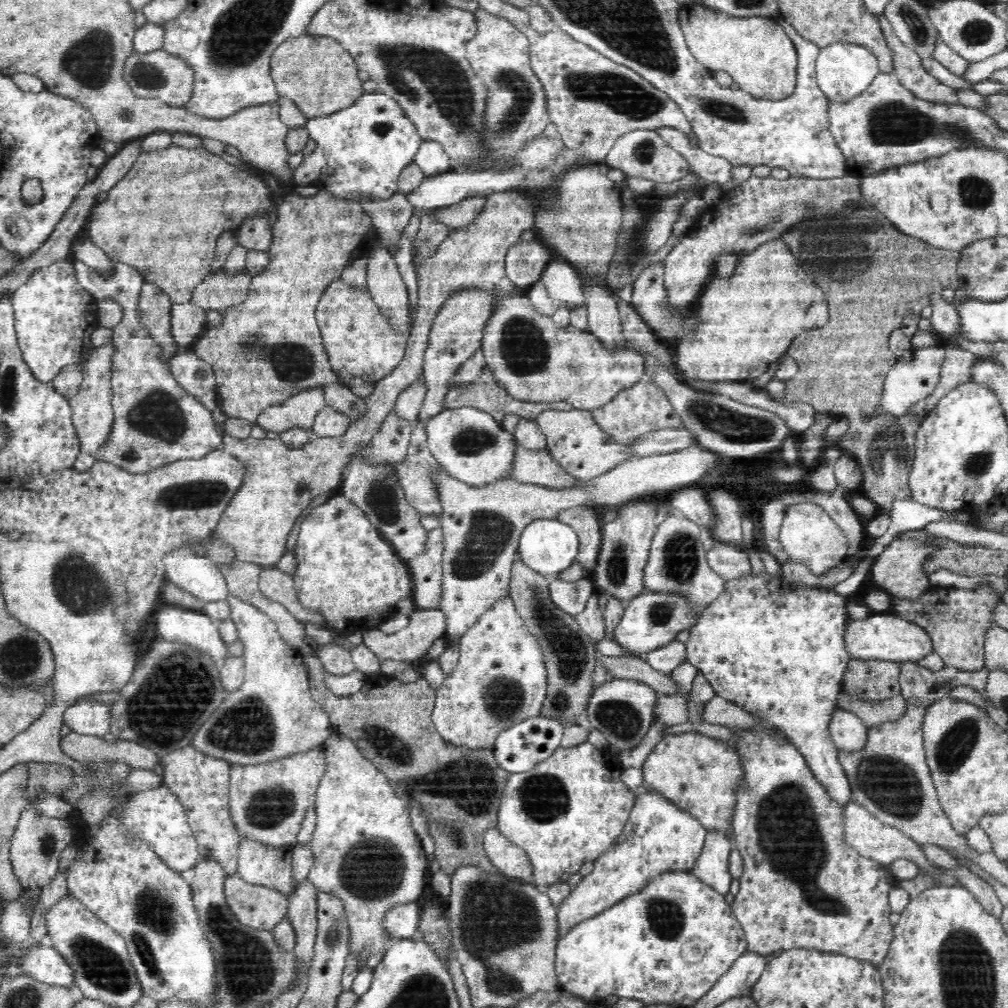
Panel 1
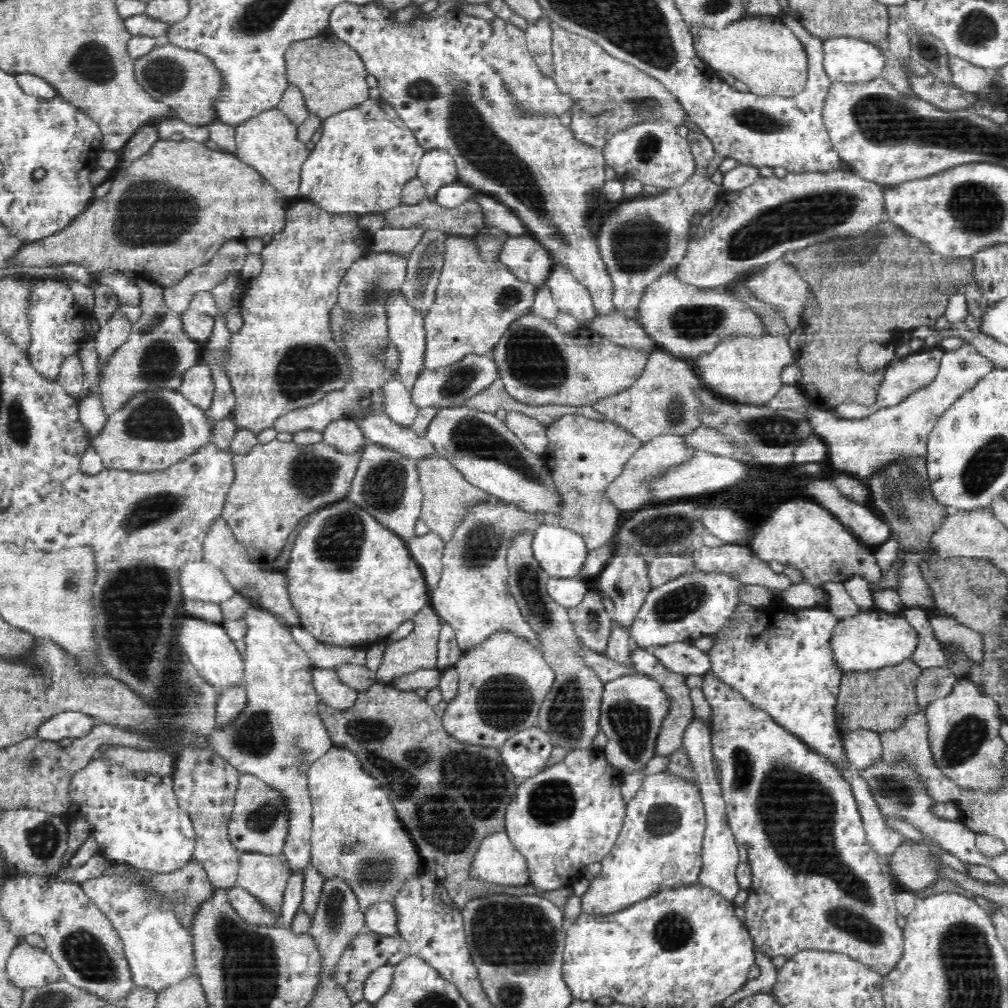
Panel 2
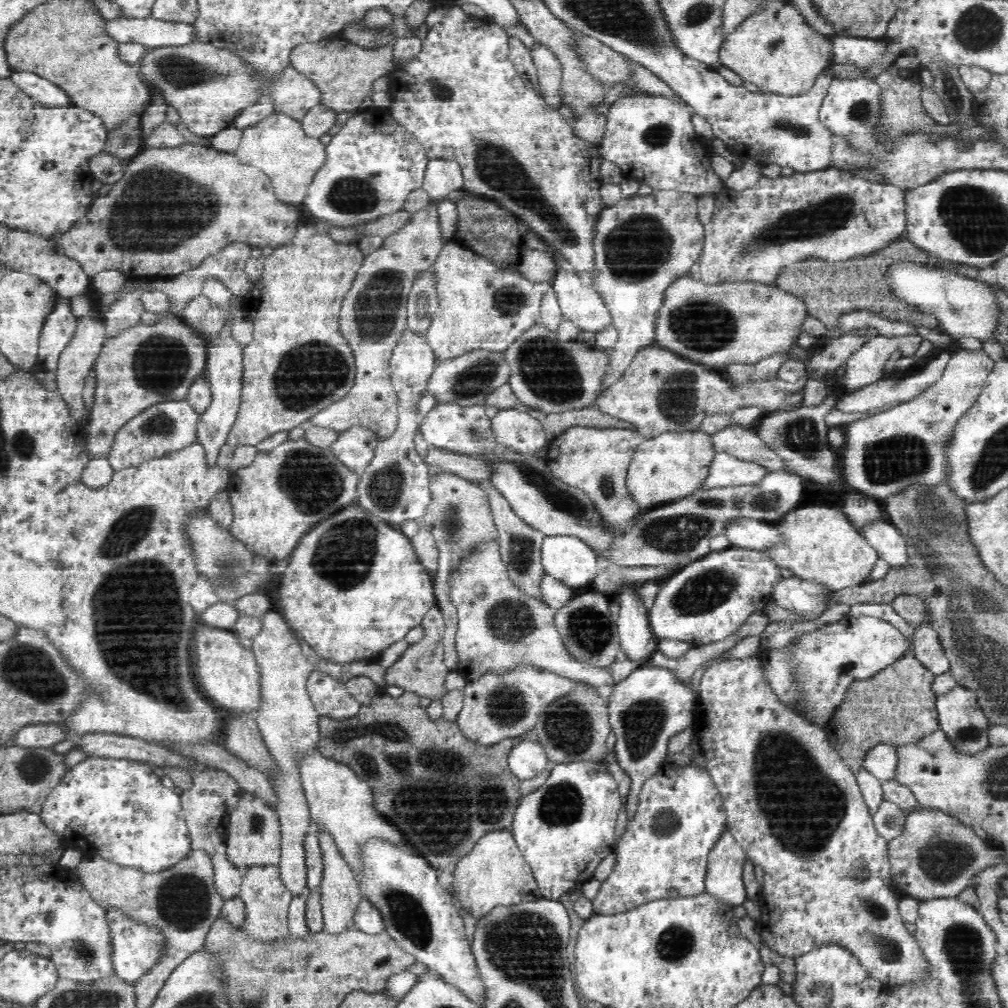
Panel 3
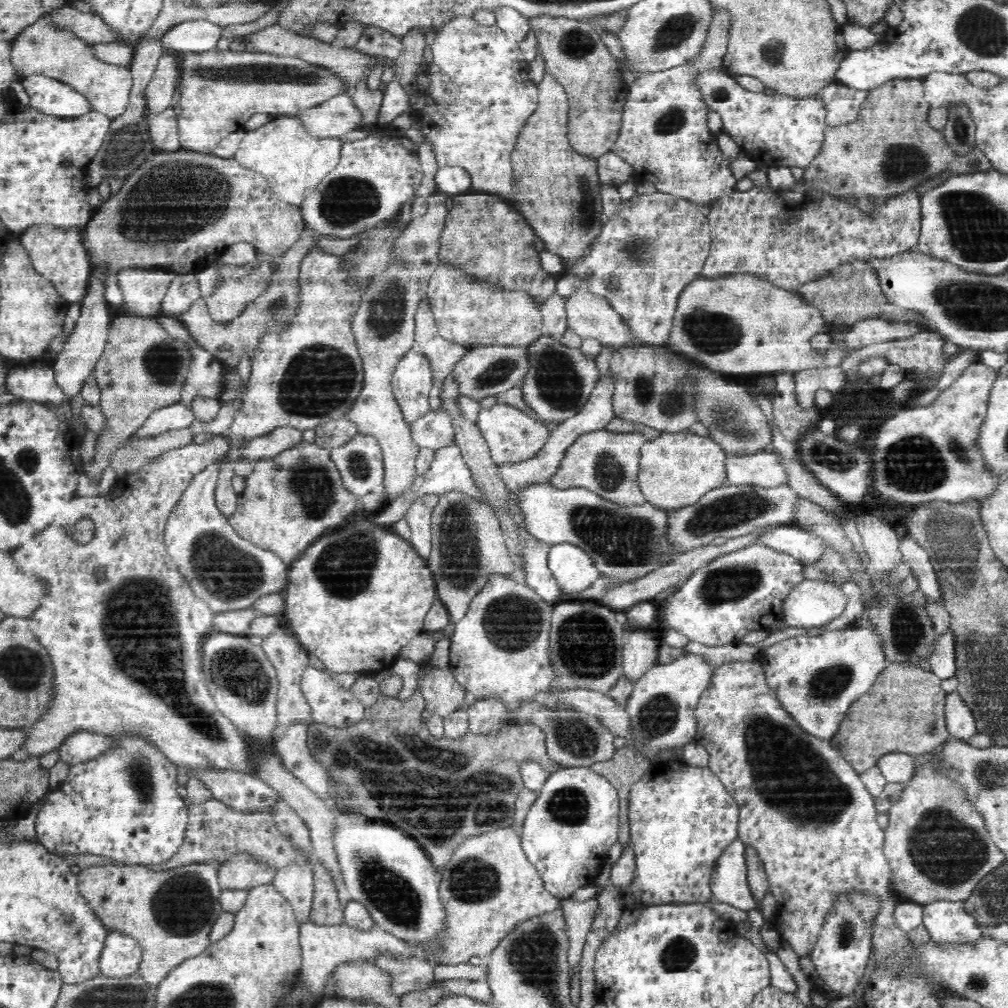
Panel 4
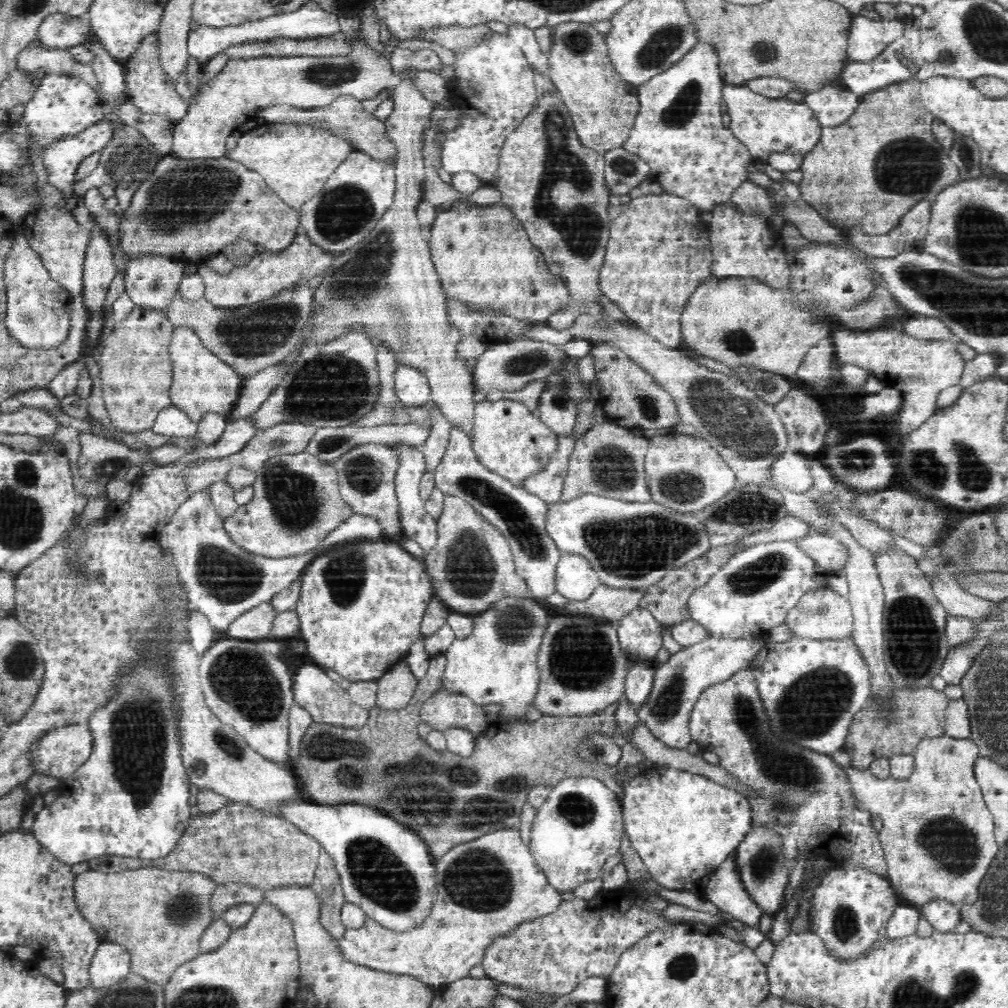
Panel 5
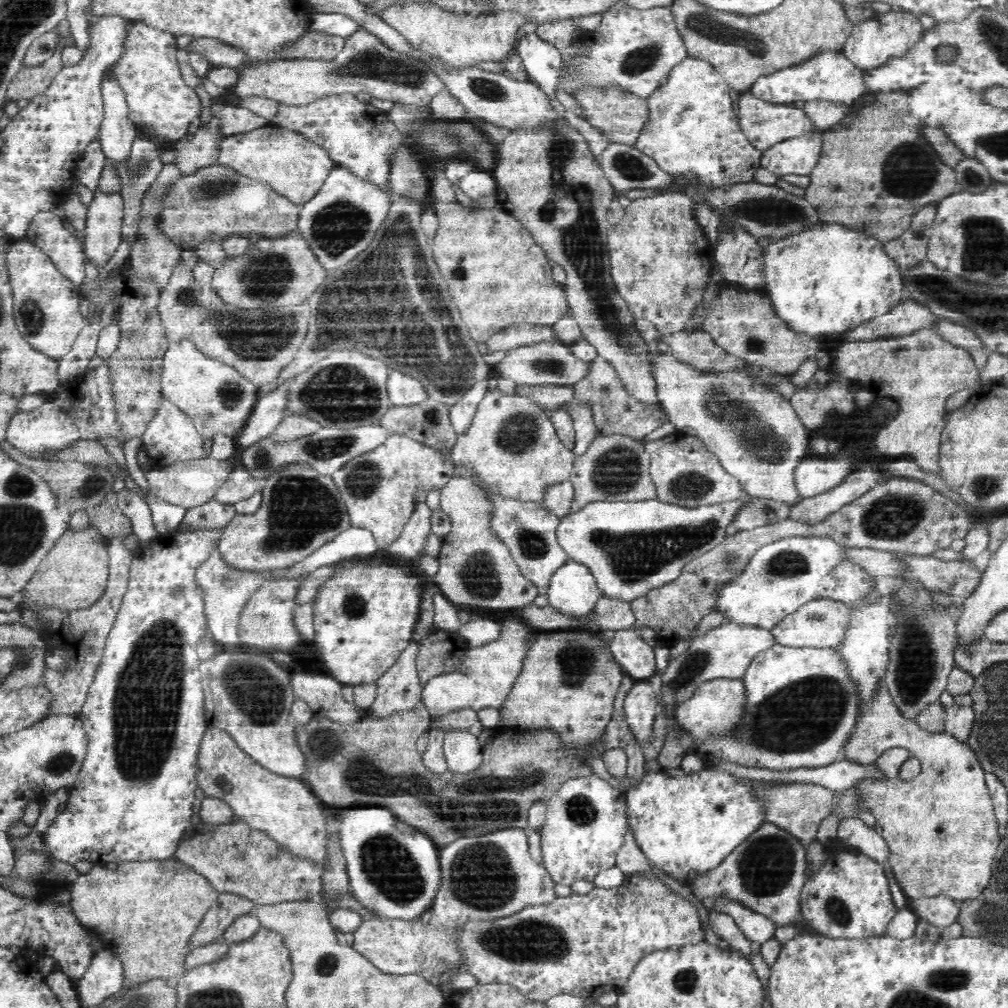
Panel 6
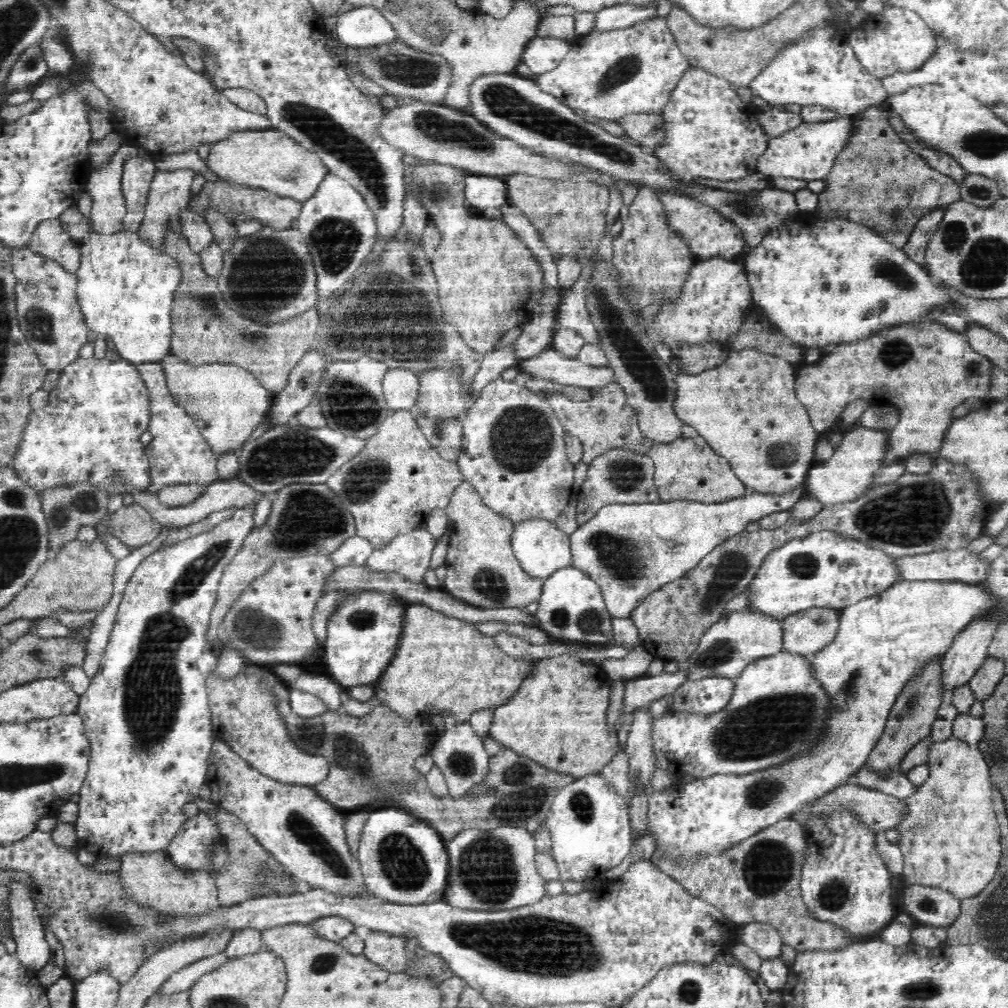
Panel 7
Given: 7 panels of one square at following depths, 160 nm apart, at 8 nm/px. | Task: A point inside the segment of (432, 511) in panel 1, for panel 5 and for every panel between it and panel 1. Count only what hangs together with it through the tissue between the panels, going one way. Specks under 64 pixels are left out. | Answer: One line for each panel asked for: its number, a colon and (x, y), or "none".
2: (448, 496)
3: (459, 518)
4: (468, 544)
5: (472, 568)

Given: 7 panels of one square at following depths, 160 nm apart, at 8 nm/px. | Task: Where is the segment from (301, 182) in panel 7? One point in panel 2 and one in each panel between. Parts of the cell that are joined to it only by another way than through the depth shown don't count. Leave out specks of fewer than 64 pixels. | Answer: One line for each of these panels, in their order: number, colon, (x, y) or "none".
2: (269, 142)
3: (279, 146)
4: (294, 162)
5: (295, 160)
6: (292, 166)

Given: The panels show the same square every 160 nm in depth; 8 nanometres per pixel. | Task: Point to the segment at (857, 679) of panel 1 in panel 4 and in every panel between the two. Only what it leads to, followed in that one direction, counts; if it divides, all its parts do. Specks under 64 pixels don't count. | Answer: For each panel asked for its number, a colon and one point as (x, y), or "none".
2: (879, 700)
3: (896, 706)
4: (904, 710)

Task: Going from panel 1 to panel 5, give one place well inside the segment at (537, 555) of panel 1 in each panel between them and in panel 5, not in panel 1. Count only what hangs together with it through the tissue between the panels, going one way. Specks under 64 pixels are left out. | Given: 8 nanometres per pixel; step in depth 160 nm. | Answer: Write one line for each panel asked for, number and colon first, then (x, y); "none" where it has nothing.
2: (562, 553)
3: (568, 559)
4: (574, 570)
5: (576, 580)

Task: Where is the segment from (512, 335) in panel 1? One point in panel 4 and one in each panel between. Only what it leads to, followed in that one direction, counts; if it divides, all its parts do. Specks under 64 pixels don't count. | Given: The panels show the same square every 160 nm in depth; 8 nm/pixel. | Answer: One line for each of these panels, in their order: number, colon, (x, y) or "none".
2: (539, 365)
3: (550, 375)
4: (560, 379)

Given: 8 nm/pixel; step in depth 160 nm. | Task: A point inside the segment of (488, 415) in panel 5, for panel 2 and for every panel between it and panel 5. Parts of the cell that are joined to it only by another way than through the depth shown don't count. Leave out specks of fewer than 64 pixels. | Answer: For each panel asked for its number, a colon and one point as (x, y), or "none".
2: (531, 432)
3: (517, 431)
4: (512, 436)

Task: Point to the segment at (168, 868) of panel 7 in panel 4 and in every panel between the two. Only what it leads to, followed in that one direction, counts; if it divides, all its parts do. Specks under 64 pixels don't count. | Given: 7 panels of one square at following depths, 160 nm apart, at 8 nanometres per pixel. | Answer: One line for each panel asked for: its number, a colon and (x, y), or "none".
4: (170, 913)
5: (158, 916)
6: (147, 910)

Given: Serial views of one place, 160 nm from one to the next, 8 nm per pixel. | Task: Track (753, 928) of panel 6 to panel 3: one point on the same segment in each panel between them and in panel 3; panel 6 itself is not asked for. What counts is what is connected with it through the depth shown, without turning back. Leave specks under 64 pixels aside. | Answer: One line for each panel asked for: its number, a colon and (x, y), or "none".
3: (726, 861)
4: (728, 884)
5: (724, 889)

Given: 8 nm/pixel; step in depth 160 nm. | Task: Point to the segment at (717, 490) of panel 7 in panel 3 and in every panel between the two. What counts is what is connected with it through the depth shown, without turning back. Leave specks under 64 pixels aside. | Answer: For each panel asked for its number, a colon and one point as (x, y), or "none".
3: (672, 466)
4: (677, 470)
5: (685, 474)
6: (684, 472)

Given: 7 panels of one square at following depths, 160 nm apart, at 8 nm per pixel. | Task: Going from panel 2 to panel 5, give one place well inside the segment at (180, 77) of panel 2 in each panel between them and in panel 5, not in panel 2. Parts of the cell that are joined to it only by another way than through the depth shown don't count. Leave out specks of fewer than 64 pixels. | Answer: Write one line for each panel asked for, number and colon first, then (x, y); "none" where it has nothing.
3: (208, 85)
4: (219, 90)
5: (234, 95)

